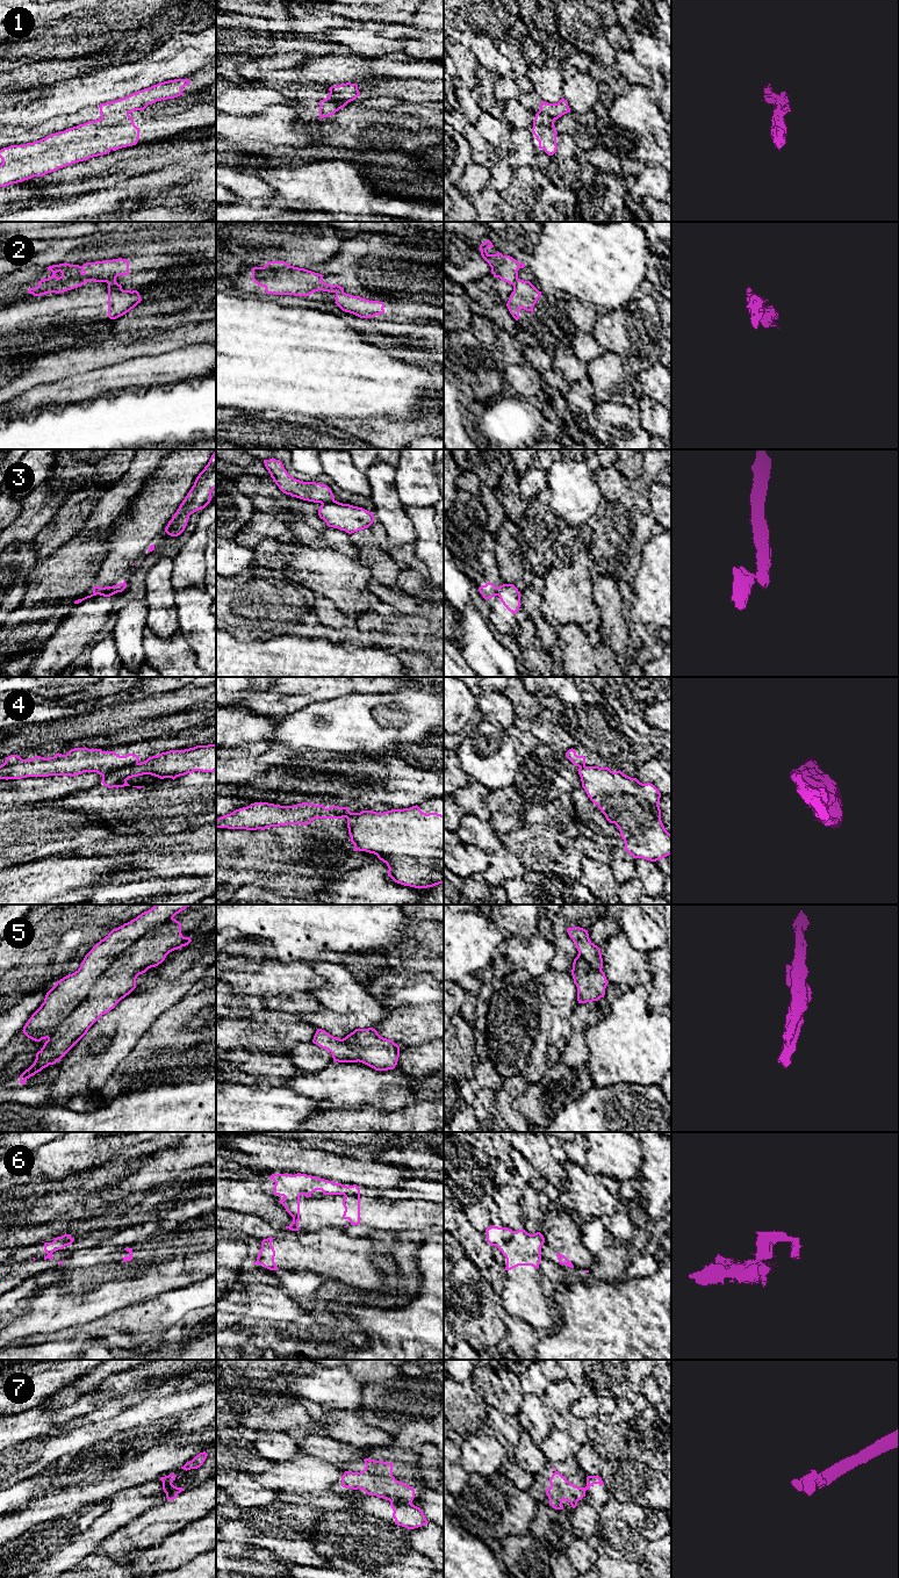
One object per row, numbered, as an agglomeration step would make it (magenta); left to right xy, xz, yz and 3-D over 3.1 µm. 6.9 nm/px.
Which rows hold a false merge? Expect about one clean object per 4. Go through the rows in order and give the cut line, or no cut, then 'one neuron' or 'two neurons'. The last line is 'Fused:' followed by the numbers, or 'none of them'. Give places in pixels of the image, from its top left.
1: cut xy (128, 112), (119, 112), (101, 119); two neurons
2: cut xy (115, 280), (108, 283); two neurons
3: cut xz (333, 499), (322, 504); two neurons
4: cut xy (137, 762), (121, 766), (102, 777); two neurons
5: cut xy (172, 917), (150, 928), (127, 948), (48, 1038); two neurons
6: cut xy (51, 1253), (47, 1256); two neurons
7: cut xz (390, 1501), (410, 1504); two neurons
Fused: 1, 2, 3, 4, 5, 6, 7

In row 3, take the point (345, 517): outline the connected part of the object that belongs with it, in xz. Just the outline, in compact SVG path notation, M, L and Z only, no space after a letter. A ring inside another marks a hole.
M337 500L322 504L318 516L329 527L345 531L348 534L368 528L375 519L372 512L362 507Z

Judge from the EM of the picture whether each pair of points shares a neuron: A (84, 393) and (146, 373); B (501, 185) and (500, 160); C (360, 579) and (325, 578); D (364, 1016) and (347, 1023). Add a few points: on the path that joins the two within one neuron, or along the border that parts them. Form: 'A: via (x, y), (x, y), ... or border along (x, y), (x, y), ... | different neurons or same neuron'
A: via (99, 382), (131, 375) | same neuron
B: via (501, 179), (500, 166) | same neuron
C: via (352, 579), (333, 578) | same neuron
D: border along (330, 1009), (352, 1014), (357, 1028) | different neurons

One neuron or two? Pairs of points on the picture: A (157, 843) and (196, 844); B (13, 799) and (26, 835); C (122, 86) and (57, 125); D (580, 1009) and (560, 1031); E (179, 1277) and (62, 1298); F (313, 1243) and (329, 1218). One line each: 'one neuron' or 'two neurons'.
A: one neuron
B: two neurons
C: two neurons
D: two neurons
E: one neuron
F: two neurons

